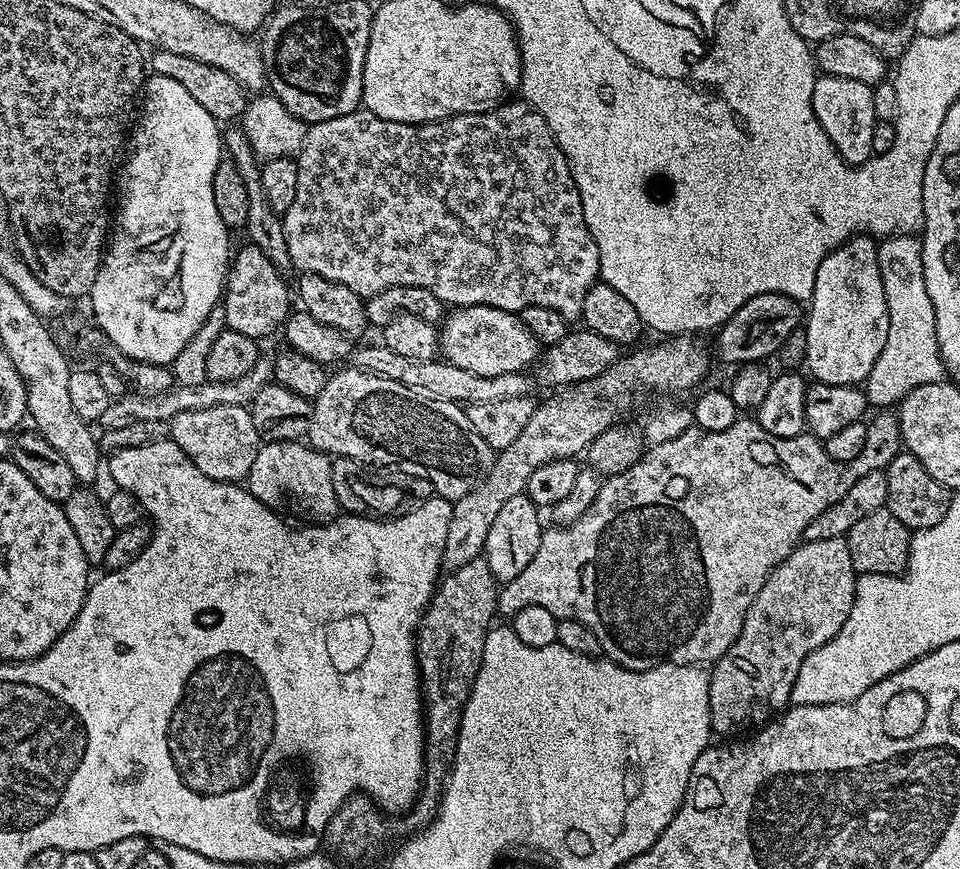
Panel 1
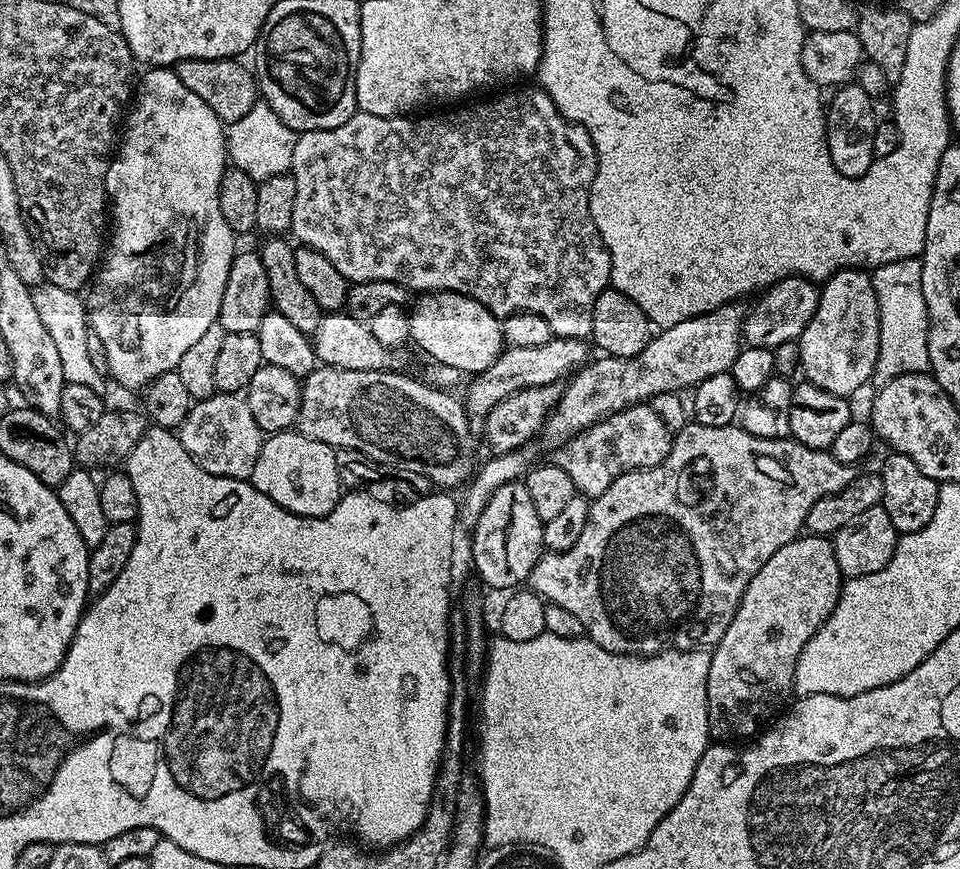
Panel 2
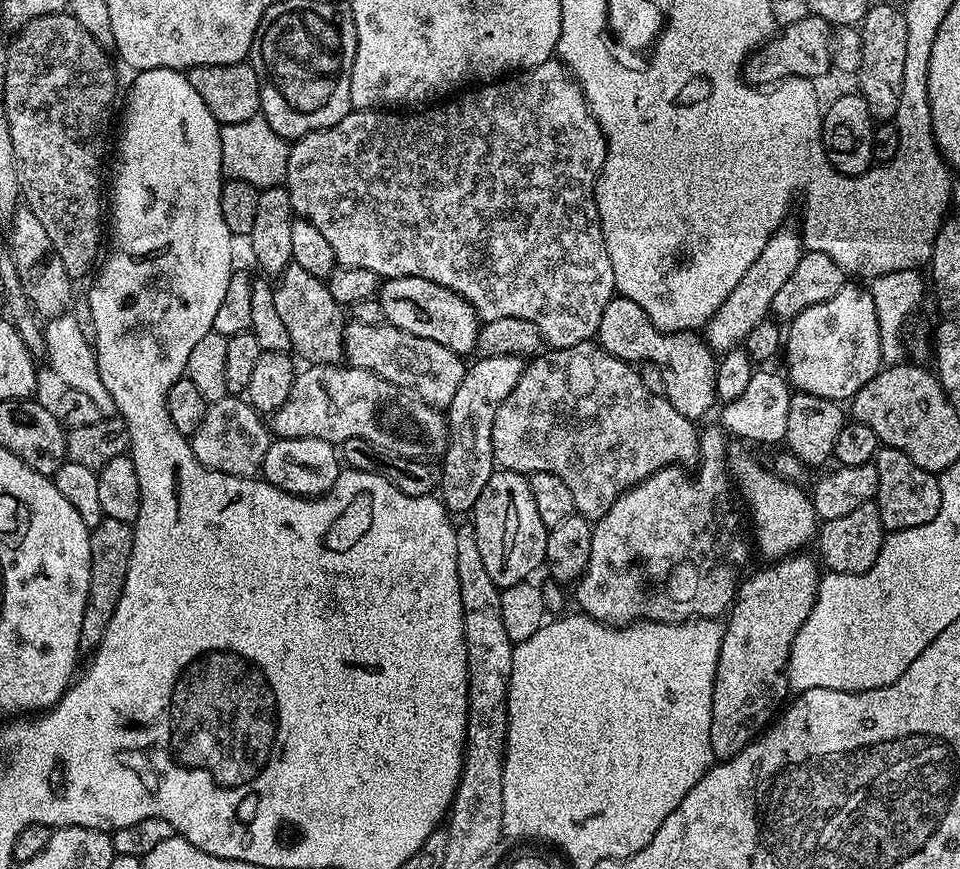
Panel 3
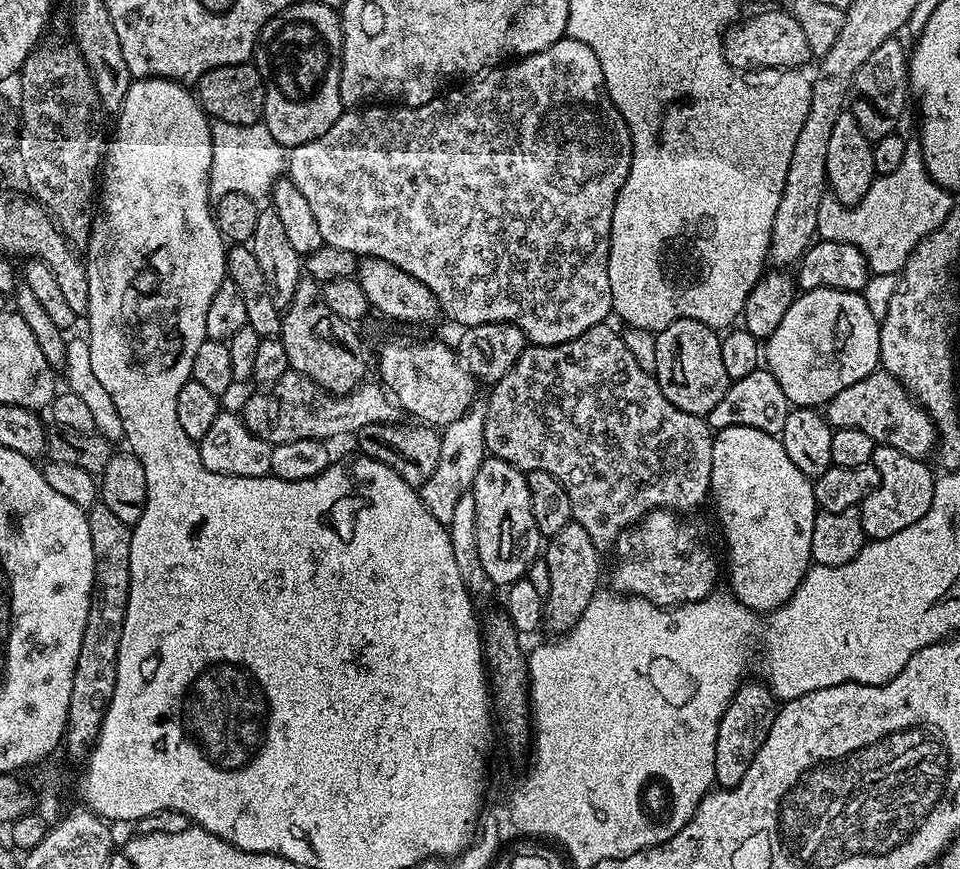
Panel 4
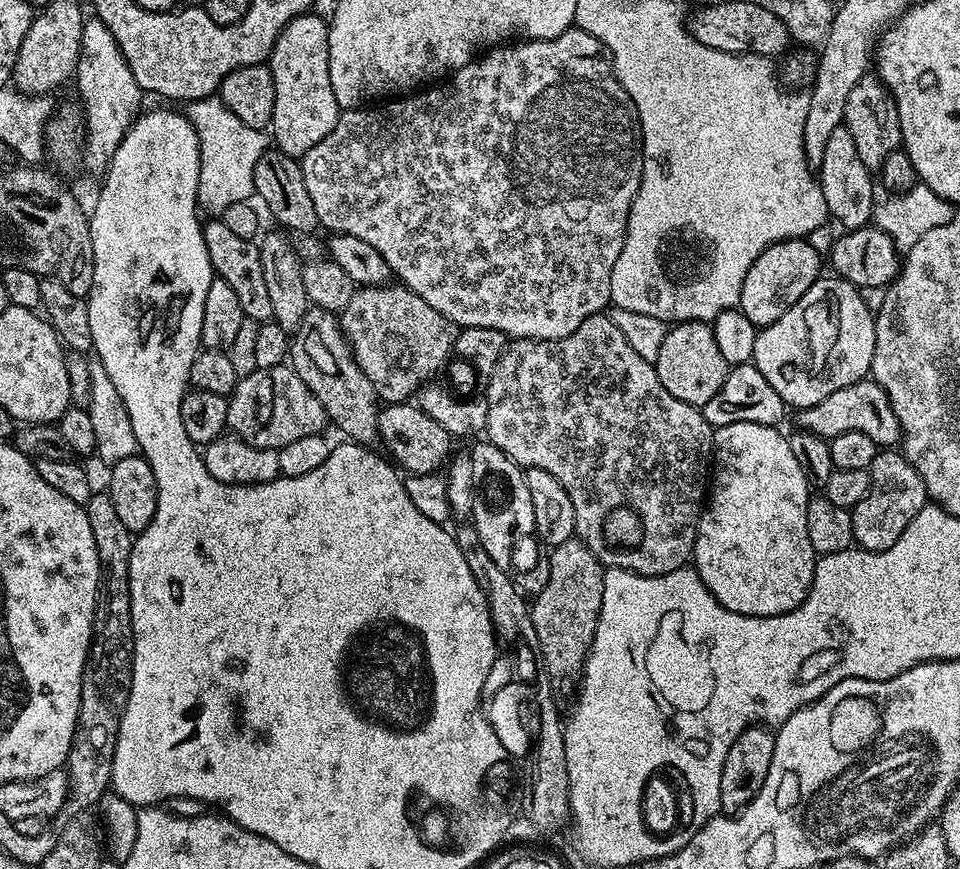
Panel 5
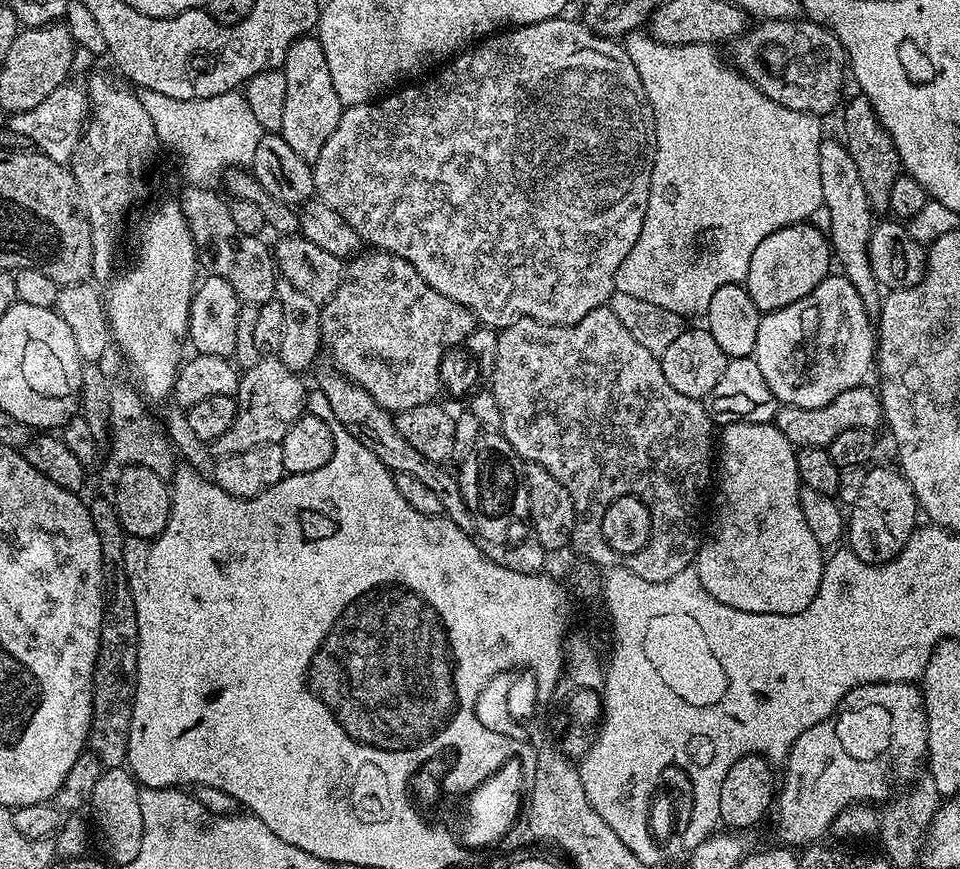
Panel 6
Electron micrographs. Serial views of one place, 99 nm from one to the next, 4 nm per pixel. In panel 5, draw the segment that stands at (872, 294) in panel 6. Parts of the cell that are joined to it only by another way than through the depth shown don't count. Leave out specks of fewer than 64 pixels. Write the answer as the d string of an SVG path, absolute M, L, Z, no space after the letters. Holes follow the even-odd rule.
M841 126L838 130L834 130L834 134L830 134L818 169L818 183L824 195L827 215L832 215L841 224L841 229L863 228L873 219L872 184L874 188L874 176L866 166L862 166L862 158L858 158L854 138L850 138L850 130Z

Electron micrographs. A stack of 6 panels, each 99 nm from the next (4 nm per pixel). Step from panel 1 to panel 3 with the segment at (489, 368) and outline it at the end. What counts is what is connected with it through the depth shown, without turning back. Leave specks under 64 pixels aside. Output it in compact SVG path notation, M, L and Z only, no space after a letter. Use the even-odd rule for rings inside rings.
M387 278L380 285L378 299L384 320L398 326L398 330L406 330L418 338L430 338L459 354L475 349L481 321L475 310L454 294L454 290L446 290L446 286L438 286L438 282L426 278Z

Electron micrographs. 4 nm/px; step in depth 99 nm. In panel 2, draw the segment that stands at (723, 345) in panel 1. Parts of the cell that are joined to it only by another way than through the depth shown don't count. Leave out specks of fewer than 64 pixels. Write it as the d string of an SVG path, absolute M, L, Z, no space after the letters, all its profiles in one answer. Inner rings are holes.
M787 276L776 284L769 284L756 298L756 305L749 307L744 317L743 343L747 347L773 349L782 346L782 342L799 341L818 310L820 288L804 276Z

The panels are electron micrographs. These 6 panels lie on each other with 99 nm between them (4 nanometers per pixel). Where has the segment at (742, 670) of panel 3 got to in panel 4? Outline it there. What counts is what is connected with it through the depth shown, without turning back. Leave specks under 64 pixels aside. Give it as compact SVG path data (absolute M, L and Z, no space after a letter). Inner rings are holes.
M741 683L740 687L736 689L718 726L714 770L716 771L716 784L722 788L733 788L738 782L742 782L742 774L746 774L752 756L770 734L770 726L778 711L772 693L763 683L748 683Z

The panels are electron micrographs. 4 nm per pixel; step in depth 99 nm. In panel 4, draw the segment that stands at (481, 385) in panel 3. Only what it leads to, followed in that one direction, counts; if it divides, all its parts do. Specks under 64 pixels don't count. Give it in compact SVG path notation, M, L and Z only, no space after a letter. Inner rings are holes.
M472 407L462 414L462 418L458 418L458 422L450 422L442 429L438 466L434 466L434 474L430 474L427 482L418 488L426 510L430 510L440 524L449 524L462 496L471 492L474 478L478 478L478 466L482 466L485 455L483 407Z

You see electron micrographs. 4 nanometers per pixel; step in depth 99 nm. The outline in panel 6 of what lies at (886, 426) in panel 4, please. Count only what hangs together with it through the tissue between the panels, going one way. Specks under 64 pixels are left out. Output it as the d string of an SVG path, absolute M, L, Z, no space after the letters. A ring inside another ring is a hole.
M861 386L842 390L842 394L838 394L838 398L833 398L831 402L826 402L826 406L818 406L817 408L803 408L793 404L777 407L774 421L776 429L797 450L801 448L827 448L830 442L834 442L834 438L838 438L838 434L843 434L846 430L879 429L884 418L884 407L880 405L877 389L868 387Z

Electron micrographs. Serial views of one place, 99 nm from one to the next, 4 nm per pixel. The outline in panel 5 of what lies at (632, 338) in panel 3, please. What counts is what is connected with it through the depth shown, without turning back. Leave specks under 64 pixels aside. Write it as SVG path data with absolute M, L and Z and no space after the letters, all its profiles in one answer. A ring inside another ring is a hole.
M703 320L673 323L667 329L655 365L662 386L666 386L674 398L697 406L710 402L710 398L722 390L722 382L726 382L730 367L726 358L722 358L722 350L718 350L718 342L714 342L711 323Z

